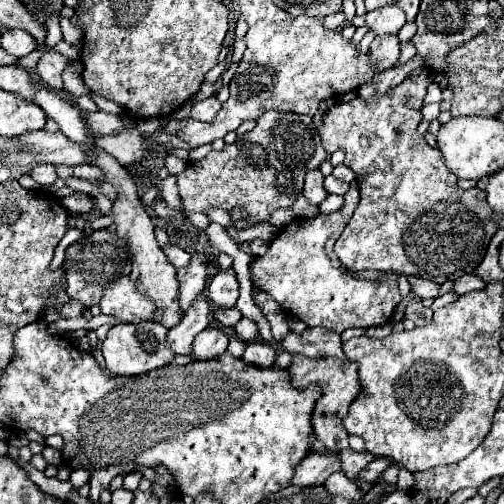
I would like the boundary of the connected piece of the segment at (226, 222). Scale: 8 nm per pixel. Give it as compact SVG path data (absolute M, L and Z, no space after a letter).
M210 208L210 212L208 212L206 216L210 218L210 222L218 222L218 224L222 224L222 226L232 226L232 224L234 224L234 222L230 222L228 212L222 210L222 208Z

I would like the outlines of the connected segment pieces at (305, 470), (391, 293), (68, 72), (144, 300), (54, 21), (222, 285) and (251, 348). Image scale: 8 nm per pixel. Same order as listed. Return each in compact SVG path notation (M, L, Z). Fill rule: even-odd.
M310 452L306 454L306 458L296 466L294 470L294 478L292 478L292 486L298 488L306 488L306 486L320 486L326 482L326 478L340 470L338 464L338 454L330 452L330 454L318 454L318 452Z
M352 182L340 210L292 222L272 240L266 256L258 256L250 264L252 284L268 292L292 318L302 320L308 328L322 326L340 334L346 328L380 326L392 320L394 308L400 302L396 274L388 274L388 280L382 282L358 280L334 254L334 242L348 224L356 204L358 184Z
M69 64L62 74L64 82L64 89L75 95L89 95L90 90L84 84L83 79L79 78L76 73L76 67L74 64Z
M120 276L104 290L100 310L102 314L116 316L122 322L142 322L152 320L156 306L148 296L140 294L136 282L132 282L130 276Z
M52 16L50 22L46 22L46 28L48 28L46 44L56 46L56 44L62 40L62 32L60 32L60 24L58 24L58 20L60 20L60 16Z
M234 270L218 272L206 290L206 296L210 300L212 310L224 310L224 308L234 308L238 300L238 280Z
M250 342L250 344L246 344L242 360L246 360L246 364L258 366L258 368L270 368L276 360L276 350L264 342Z

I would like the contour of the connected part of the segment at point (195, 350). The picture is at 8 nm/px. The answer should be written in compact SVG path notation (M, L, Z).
M206 328L200 332L192 344L192 356L198 360L212 360L224 354L228 348L228 338L216 328Z

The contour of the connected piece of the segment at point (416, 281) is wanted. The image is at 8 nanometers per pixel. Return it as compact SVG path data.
M408 276L408 282L412 286L412 292L420 298L436 298L438 296L438 284L430 282L430 280L422 280L416 276Z

